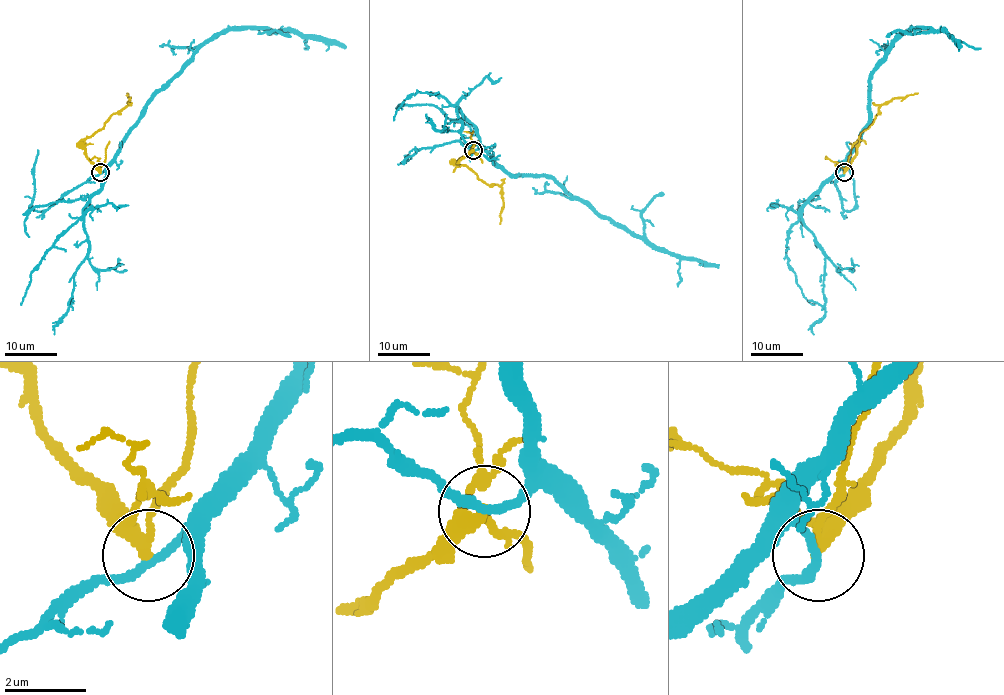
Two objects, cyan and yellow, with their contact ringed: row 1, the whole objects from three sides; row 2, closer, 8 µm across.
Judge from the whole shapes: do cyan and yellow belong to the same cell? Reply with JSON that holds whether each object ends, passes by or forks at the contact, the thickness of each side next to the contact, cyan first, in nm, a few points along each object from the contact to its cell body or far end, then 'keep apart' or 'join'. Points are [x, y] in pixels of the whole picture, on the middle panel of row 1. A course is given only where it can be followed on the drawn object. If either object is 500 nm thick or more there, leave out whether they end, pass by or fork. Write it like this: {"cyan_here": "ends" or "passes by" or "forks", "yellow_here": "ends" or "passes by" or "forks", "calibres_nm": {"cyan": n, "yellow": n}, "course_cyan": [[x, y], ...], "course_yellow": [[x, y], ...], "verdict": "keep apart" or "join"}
{"cyan_here": "passes by", "yellow_here": "forks", "calibres_nm": {"cyan": 200, "yellow": 220}, "course_cyan": [[474, 150], [480, 147], [509, 175], [548, 175], [599, 214], [643, 236], [656, 246], [684, 258], [719, 265]], "course_yellow": [[473, 150], [457, 164], [466, 164], [480, 180], [501, 188], [500, 224]], "verdict": "keep apart"}

